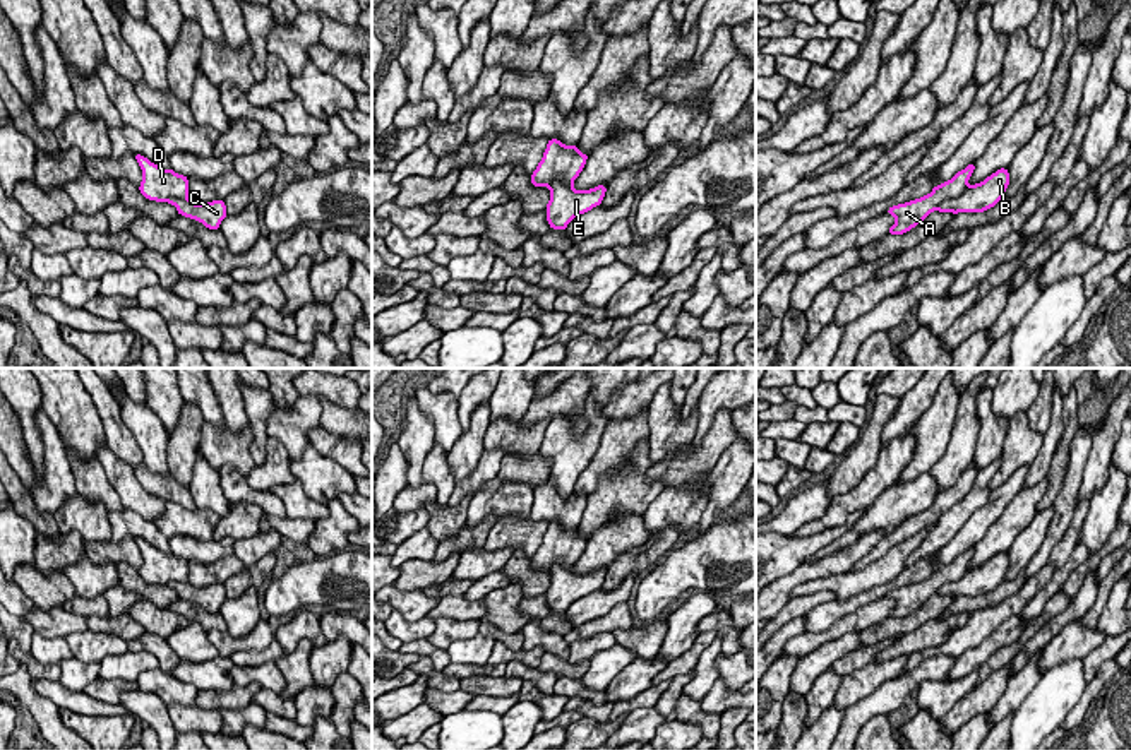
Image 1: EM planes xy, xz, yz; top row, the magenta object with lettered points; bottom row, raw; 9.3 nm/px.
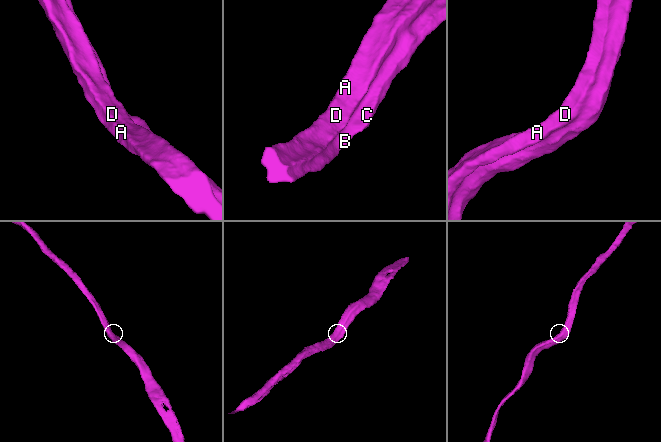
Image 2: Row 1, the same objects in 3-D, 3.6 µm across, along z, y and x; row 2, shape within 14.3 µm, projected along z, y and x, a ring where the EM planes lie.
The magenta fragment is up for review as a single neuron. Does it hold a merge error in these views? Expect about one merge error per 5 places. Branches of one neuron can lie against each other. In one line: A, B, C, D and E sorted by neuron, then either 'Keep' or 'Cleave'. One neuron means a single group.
Groups: A D / B C E. Cleave

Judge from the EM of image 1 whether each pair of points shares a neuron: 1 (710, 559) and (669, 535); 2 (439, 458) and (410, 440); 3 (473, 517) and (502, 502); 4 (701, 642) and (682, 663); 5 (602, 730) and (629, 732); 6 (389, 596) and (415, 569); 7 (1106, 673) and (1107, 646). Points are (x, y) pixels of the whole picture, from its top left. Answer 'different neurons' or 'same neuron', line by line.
1: different neurons
2: different neurons
3: same neuron
4: same neuron
5: different neurons
6: different neurons
7: different neurons

